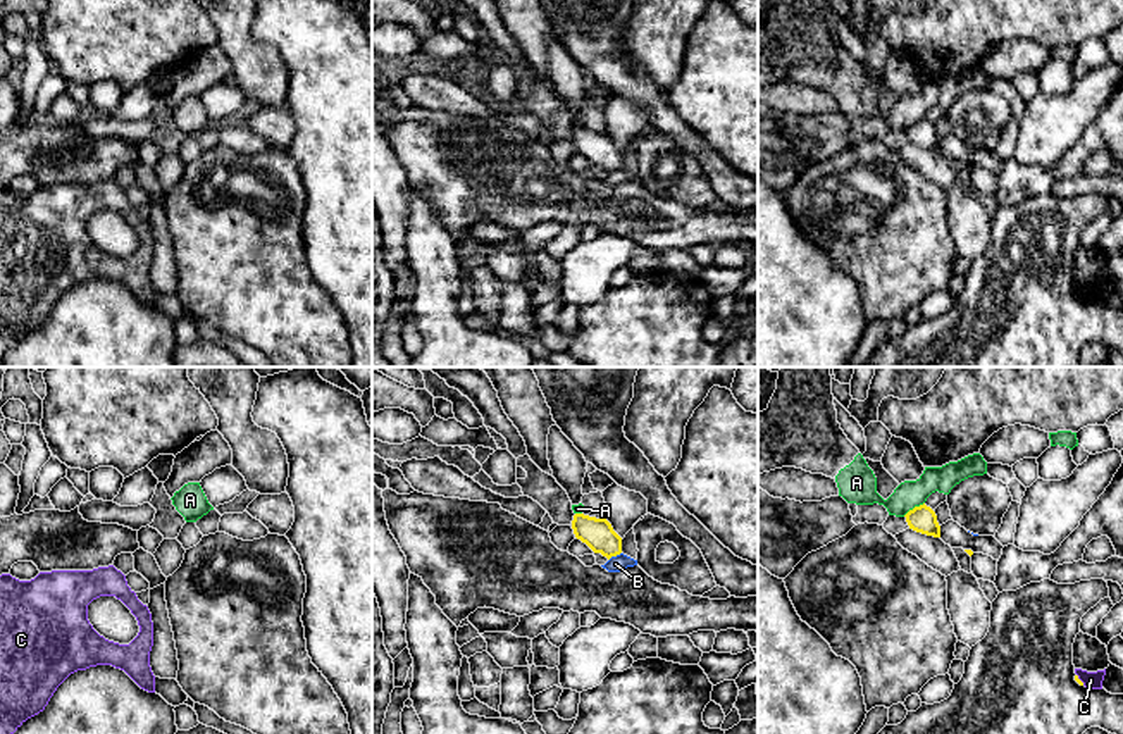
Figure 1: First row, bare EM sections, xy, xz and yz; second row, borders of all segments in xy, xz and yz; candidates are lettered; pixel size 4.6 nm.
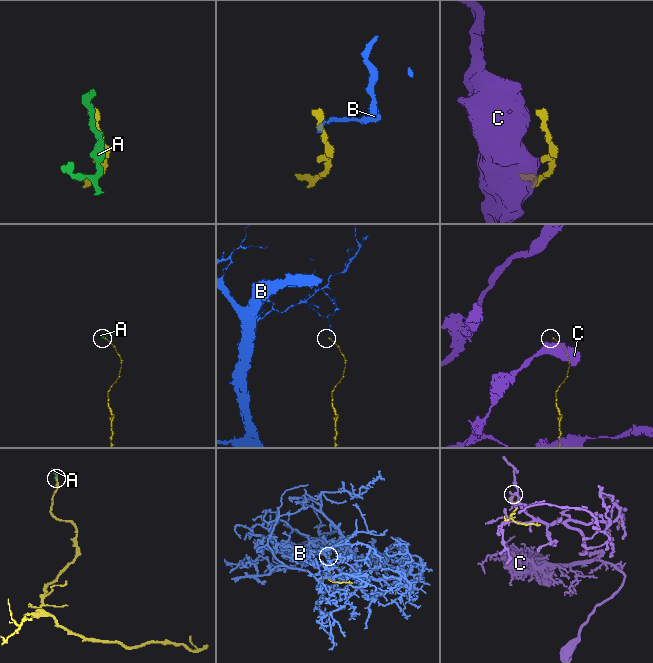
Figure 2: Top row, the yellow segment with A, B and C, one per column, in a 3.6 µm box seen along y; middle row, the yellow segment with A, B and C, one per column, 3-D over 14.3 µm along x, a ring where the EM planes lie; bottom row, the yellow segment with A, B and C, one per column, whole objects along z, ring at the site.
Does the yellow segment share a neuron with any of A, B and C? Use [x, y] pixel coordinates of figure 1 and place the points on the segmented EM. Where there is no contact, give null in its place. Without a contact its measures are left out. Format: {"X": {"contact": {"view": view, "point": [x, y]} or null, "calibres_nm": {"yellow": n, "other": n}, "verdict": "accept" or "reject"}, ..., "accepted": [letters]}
{"A": {"contact": {"view": "yz", "point": [915, 507]}, "calibres_nm": {"yellow": 130, "other": 130}, "verdict": "reject"}, "B": {"contact": {"view": "xz", "point": [614, 555]}, "calibres_nm": {"yellow": 150, "other": 80}, "verdict": "reject"}, "C": {"contact": {"view": "yz", "point": [1079, 679]}, "calibres_nm": {"yellow": 20, "other": 80}, "verdict": "reject"}, "accepted": []}

